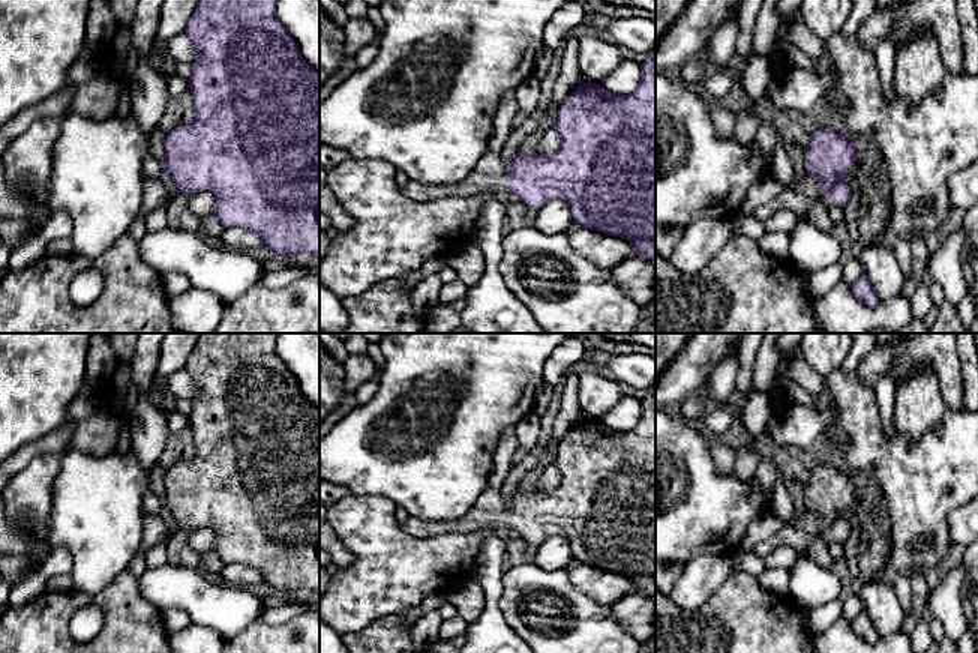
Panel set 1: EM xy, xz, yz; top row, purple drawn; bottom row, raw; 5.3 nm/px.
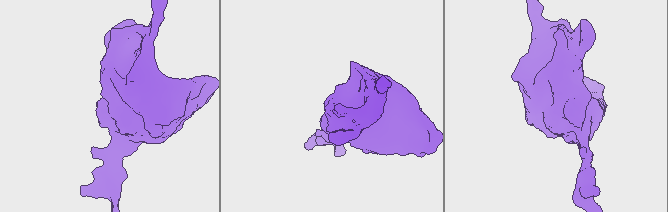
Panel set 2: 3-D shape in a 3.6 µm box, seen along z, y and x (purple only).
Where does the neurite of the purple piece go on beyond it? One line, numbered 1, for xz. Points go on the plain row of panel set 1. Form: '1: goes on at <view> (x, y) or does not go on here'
1: goes on at xz (489, 511)

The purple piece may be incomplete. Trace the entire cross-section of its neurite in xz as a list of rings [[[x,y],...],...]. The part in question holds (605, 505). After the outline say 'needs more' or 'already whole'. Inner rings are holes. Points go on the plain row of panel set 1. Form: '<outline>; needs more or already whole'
[[[656,386],[640,399],[642,413],[628,431],[615,431],[596,419],[582,419],[560,441],[554,465],[561,473],[555,489],[516,491],[507,501],[500,489],[488,488],[468,513],[453,521],[423,521],[408,518],[402,528],[418,539],[446,533],[474,533],[508,527],[524,540],[540,545],[550,536],[564,536],[576,564],[590,564],[627,576],[636,591],[656,597]]]; needs more

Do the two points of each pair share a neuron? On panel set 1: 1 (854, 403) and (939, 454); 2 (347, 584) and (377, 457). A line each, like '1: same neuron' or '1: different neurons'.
1: same neuron
2: different neurons

